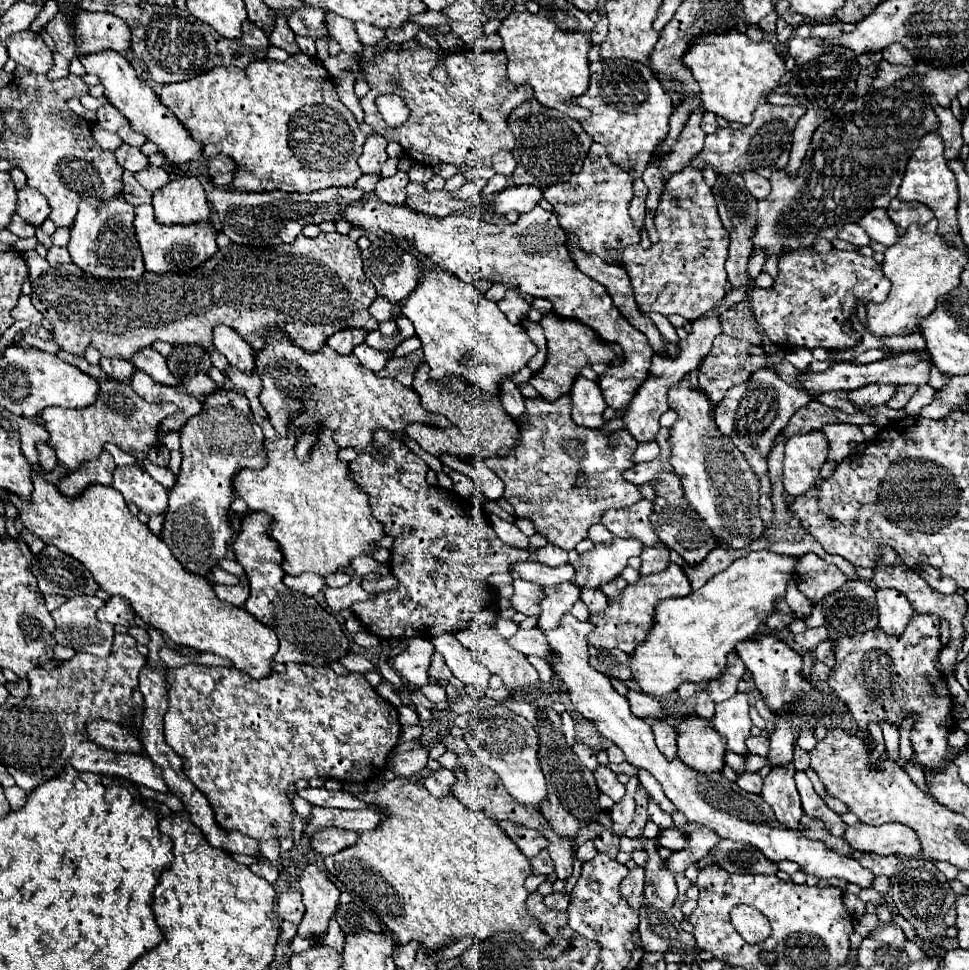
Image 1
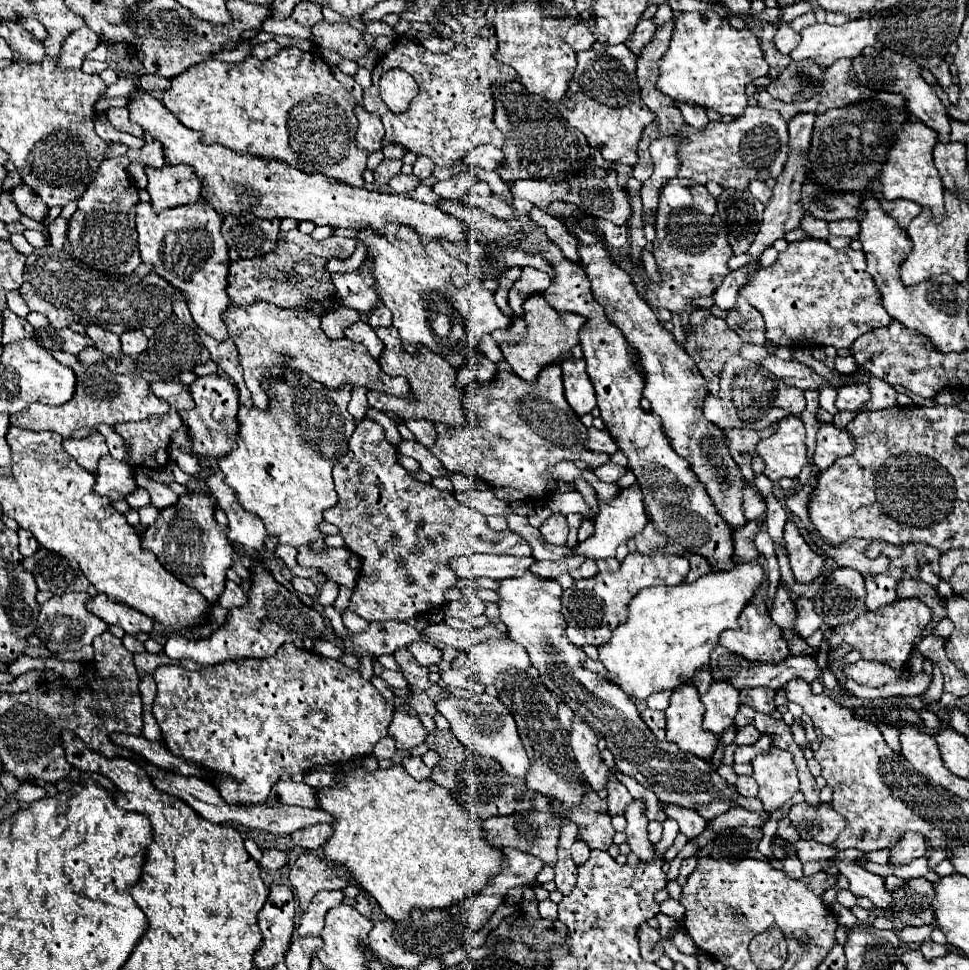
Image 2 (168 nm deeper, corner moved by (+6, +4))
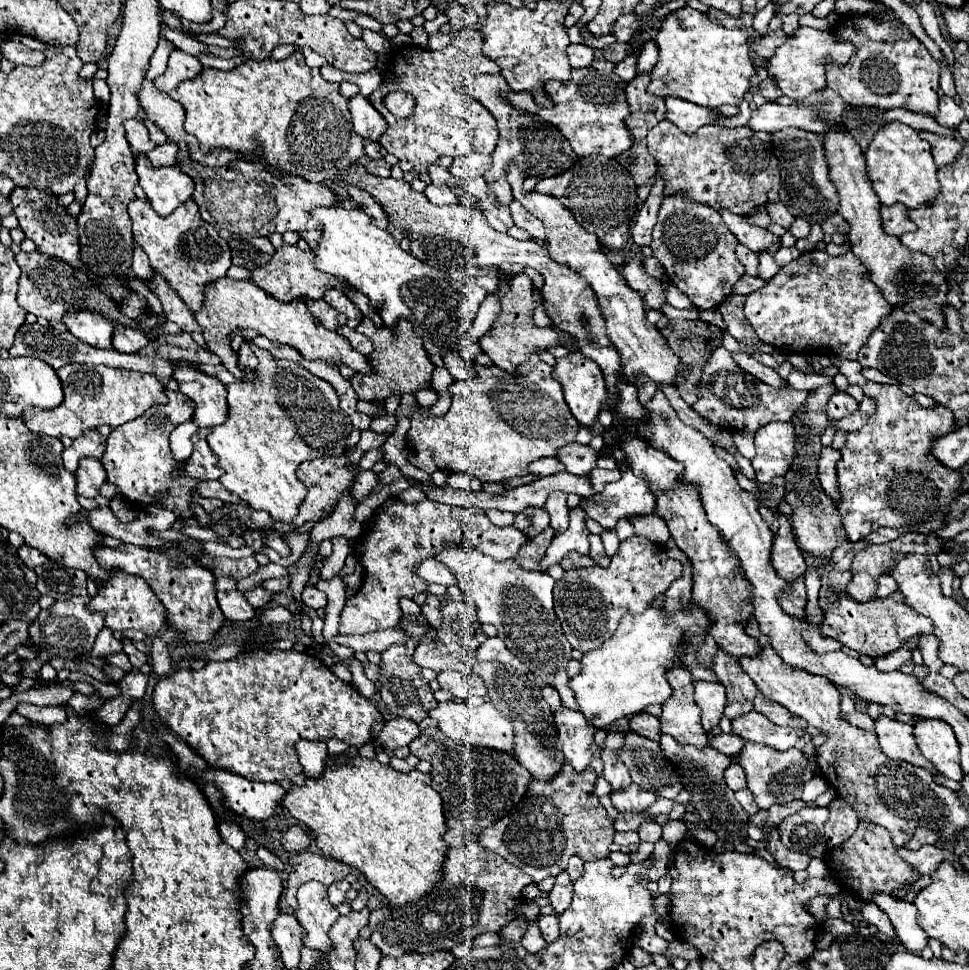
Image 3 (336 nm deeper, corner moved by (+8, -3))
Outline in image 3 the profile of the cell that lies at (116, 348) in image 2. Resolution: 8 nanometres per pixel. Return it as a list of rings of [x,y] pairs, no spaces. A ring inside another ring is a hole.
[[[72,310],[64,314],[62,322],[82,342],[96,348],[112,348],[114,324],[102,314],[92,312],[92,310]]]

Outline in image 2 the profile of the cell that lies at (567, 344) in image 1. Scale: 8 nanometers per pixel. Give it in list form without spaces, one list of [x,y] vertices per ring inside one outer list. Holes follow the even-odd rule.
[[[532,295],[524,305],[524,313],[526,313],[526,323],[528,323],[528,335],[524,337],[522,343],[518,345],[502,345],[502,353],[504,359],[510,363],[510,367],[514,369],[514,373],[518,377],[522,377],[524,381],[536,381],[538,373],[548,367],[548,365],[558,365],[562,363],[562,353],[572,351],[576,345],[580,345],[580,337],[578,333],[582,331],[582,327],[586,325],[586,317],[582,315],[574,315],[574,313],[566,313],[560,315],[556,313],[556,309],[552,309],[542,295]]]

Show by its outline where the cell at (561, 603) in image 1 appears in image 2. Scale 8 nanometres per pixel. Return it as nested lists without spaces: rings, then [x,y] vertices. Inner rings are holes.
[[[568,557],[566,561],[538,561],[530,567],[530,573],[546,579],[556,579],[562,573],[572,573],[582,565],[582,557]]]

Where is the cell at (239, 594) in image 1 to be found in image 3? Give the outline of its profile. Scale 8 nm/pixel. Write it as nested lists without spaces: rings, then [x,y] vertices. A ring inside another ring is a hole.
[[[232,590],[232,592],[218,592],[216,594],[218,606],[224,612],[224,616],[232,622],[246,622],[256,616],[256,610],[248,604],[242,592]]]

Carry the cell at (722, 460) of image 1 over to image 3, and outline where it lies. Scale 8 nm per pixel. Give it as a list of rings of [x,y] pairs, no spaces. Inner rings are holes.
[[[514,162],[506,168],[506,180],[512,186],[514,200],[518,200],[532,216],[542,220],[542,224],[546,228],[544,242],[546,242],[546,250],[552,256],[552,260],[556,260],[558,264],[566,264],[568,268],[572,268],[574,272],[578,272],[580,276],[584,276],[590,282],[592,290],[598,296],[600,310],[602,310],[604,320],[606,320],[608,338],[610,338],[610,342],[614,344],[614,348],[620,354],[624,376],[630,382],[640,384],[638,374],[644,372],[648,378],[658,382],[658,388],[662,384],[674,384],[676,366],[678,366],[676,356],[672,356],[672,350],[668,350],[668,342],[658,332],[658,328],[652,326],[646,320],[646,310],[644,310],[642,296],[636,294],[636,290],[632,290],[626,284],[626,280],[618,274],[618,270],[610,264],[610,260],[600,252],[600,242],[596,240],[596,236],[592,236],[588,230],[584,230],[576,222],[572,212],[558,198],[538,194],[534,190],[526,192],[522,188],[522,182],[526,180],[526,174]]]

